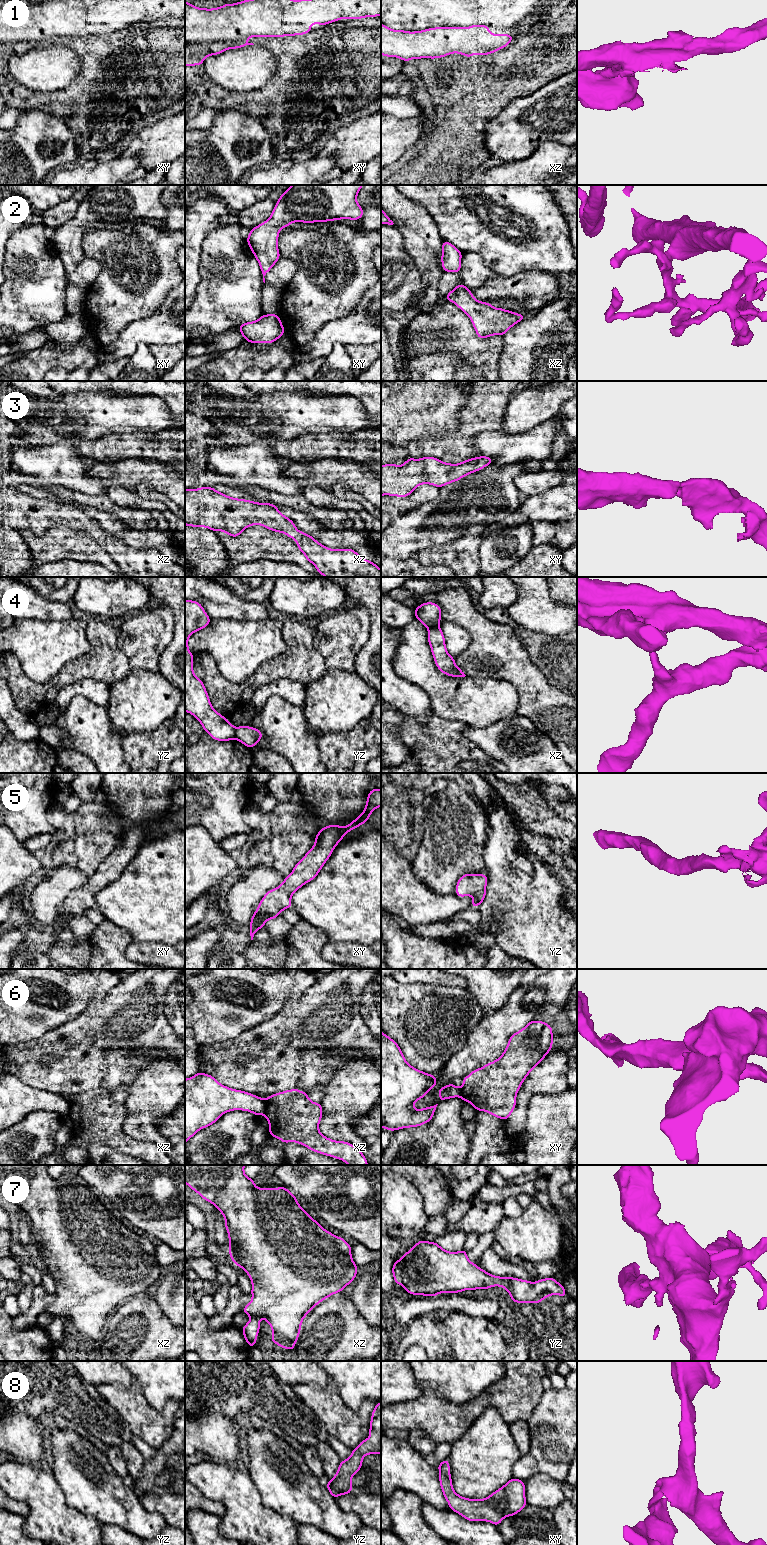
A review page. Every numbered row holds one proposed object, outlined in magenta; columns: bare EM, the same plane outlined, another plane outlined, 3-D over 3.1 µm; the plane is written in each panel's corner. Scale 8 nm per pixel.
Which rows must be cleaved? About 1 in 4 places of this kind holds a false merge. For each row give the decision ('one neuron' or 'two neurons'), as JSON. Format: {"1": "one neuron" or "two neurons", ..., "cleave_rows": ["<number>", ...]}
{"1": "one neuron", "2": "one neuron", "3": "one neuron", "4": "two neurons", "5": "one neuron", "6": "two neurons", "7": "one neuron", "8": "one neuron", "cleave_rows": ["4", "6"]}

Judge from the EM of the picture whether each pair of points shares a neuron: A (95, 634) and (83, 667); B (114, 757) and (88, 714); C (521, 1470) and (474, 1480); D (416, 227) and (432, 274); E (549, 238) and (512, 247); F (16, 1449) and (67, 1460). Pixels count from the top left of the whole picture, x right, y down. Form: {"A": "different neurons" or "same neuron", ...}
{"A": "same neuron", "B": "same neuron", "C": "different neurons", "D": "same neuron", "E": "same neuron", "F": "different neurons"}

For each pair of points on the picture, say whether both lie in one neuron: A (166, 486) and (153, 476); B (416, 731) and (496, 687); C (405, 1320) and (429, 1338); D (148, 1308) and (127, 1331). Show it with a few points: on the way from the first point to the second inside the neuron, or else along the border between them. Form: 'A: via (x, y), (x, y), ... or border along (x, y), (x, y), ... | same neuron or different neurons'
A: via (163, 483), (156, 476) | same neuron
B: border along (432, 712), (443, 718), (460, 720), (463, 723) | different neurons
C: border along (431, 1314), (418, 1315), (405, 1329) | different neurons
D: via (144, 1314), (133, 1325) | same neuron

